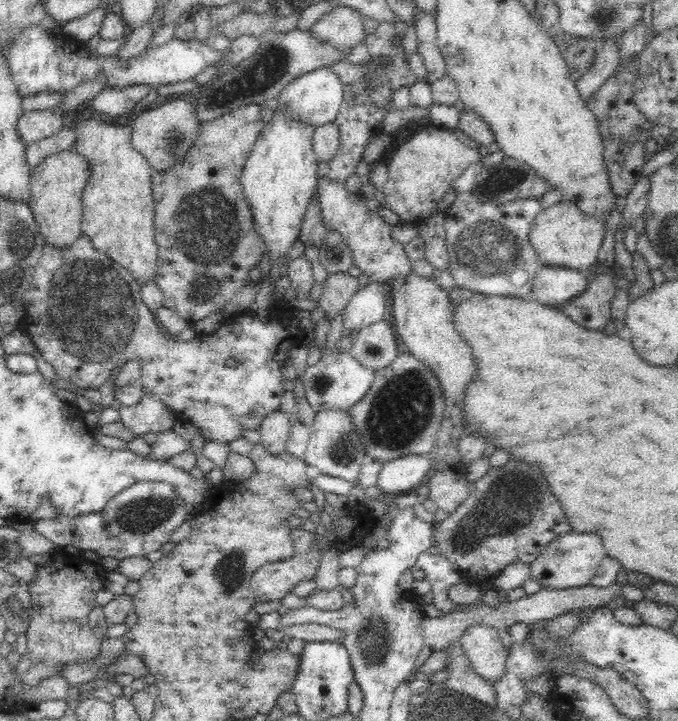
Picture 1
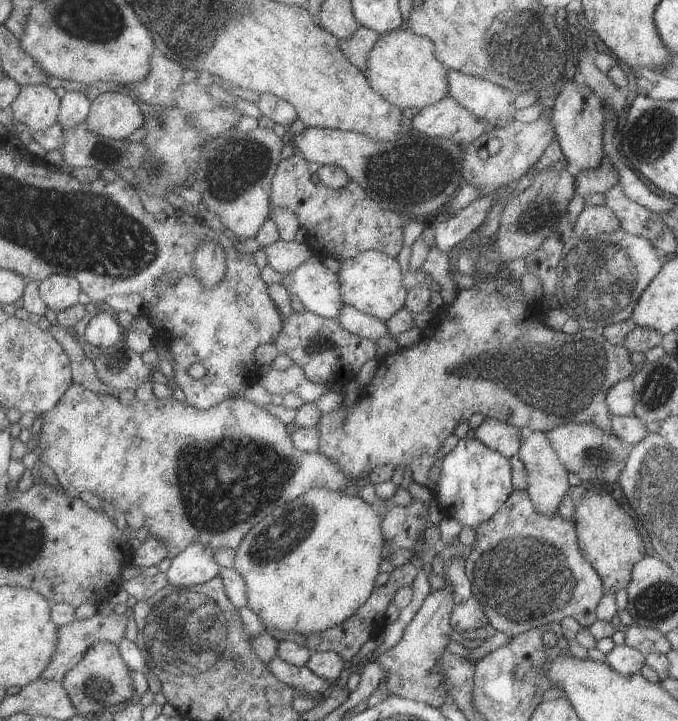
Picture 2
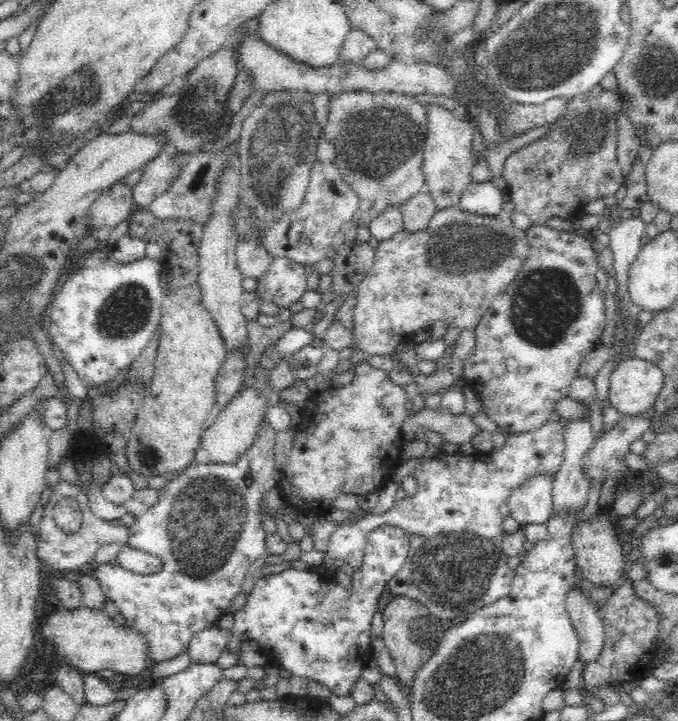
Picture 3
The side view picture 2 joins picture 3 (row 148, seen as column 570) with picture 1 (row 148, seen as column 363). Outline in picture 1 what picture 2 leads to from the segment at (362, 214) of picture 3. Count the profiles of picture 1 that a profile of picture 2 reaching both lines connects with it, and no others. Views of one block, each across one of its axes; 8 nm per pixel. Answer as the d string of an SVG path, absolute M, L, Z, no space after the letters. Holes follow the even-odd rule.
M428 124L416 125L413 129L409 129L406 126L403 128L403 134L393 138L391 135L388 153L392 157L392 162L385 165L387 167L387 181L384 184L383 191L386 206L398 216L399 222L413 223L414 226L417 226L430 215L439 211L438 202L442 200L442 196L454 186L454 182L462 176L468 166L481 160L483 151L481 147L469 143L468 140L454 130L444 130Z

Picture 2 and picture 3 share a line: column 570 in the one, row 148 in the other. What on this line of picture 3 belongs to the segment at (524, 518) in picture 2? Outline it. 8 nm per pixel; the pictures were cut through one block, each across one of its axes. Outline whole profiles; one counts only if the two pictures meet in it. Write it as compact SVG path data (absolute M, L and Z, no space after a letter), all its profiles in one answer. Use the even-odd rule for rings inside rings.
M604 91L601 95L594 97L583 94L563 108L557 117L555 127L546 136L506 156L502 175L507 182L515 212L526 214L532 225L544 225L551 216L572 219L570 212L576 213L583 210L585 204L598 196L614 195L618 188L625 184L625 176L617 157L620 144L615 118L616 112L622 109L621 103L619 93Z

